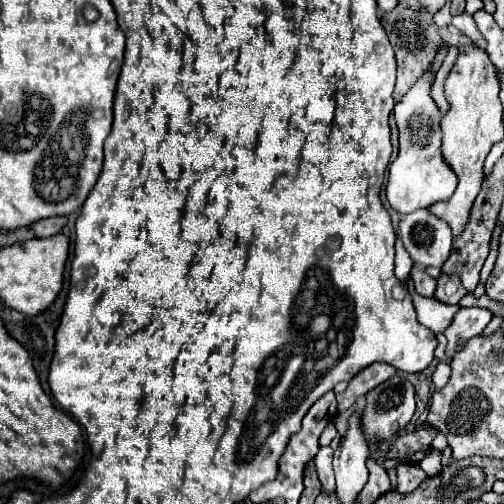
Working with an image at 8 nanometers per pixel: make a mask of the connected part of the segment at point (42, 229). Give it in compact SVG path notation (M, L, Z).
M49 217L49 219L37 221L31 229L37 233L37 237L53 237L61 233L65 223L67 223L67 217Z

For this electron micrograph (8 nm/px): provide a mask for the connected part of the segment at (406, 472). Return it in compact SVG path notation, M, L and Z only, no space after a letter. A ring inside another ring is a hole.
M401 463L401 465L397 465L397 479L399 479L397 491L409 493L409 491L415 491L417 485L421 485L427 479L427 475L415 463Z

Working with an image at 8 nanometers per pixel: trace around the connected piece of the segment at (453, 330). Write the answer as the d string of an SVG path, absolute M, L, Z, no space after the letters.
M469 307L469 309L459 309L459 313L455 315L451 327L445 331L447 337L447 349L449 355L455 355L455 347L457 347L457 339L469 341L471 337L477 337L485 325L491 321L493 313L489 309L483 307Z

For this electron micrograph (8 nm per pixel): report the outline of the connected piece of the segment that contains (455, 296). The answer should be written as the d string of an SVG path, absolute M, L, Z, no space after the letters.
M441 275L437 279L437 291L435 291L435 299L447 305L457 305L457 301L465 295L465 287L461 285L461 279L457 275Z

